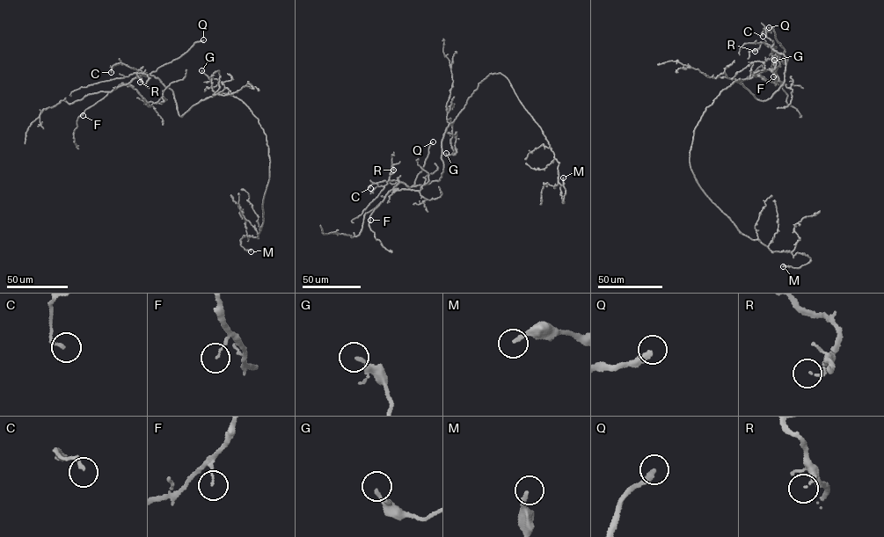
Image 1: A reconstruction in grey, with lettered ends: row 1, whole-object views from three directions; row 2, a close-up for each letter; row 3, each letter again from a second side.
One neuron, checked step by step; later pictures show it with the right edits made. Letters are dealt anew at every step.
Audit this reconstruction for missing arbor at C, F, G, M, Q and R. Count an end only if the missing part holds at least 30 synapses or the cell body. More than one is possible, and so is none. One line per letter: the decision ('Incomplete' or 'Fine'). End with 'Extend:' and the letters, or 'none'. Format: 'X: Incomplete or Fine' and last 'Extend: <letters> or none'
C: Fine
F: Incomplete
G: Fine
M: Incomplete
Q: Fine
R: Fine
Extend: F, M

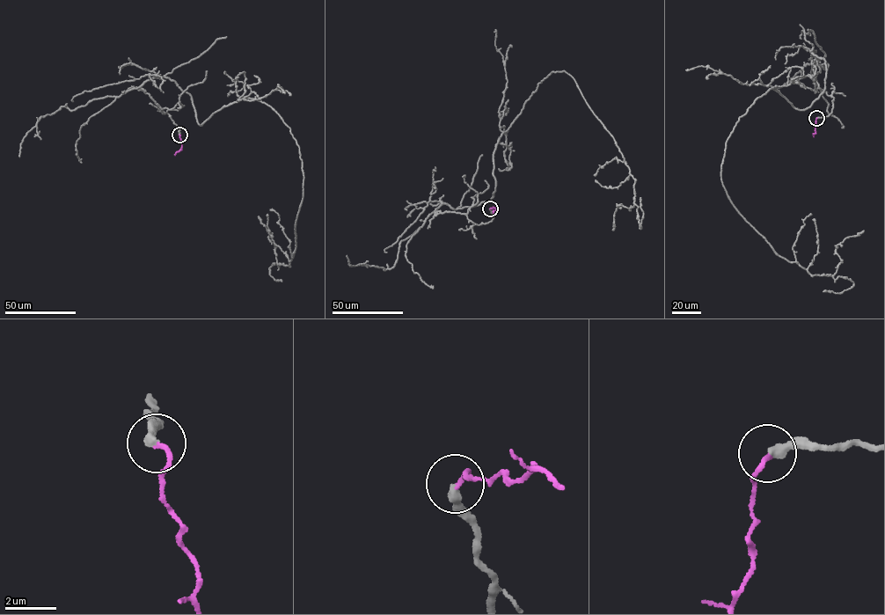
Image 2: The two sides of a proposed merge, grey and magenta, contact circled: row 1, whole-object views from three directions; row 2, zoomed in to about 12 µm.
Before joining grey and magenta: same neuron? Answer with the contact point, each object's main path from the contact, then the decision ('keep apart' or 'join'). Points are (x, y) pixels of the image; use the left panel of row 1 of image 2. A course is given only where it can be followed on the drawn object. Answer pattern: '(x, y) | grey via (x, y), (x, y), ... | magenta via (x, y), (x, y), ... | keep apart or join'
(179, 135) | grey via (179, 135), (145, 82), (172, 79), (201, 126), (244, 98), (276, 112), (303, 176), (289, 266), (259, 215) | magenta via (179, 135), (181, 148), (175, 155) | join

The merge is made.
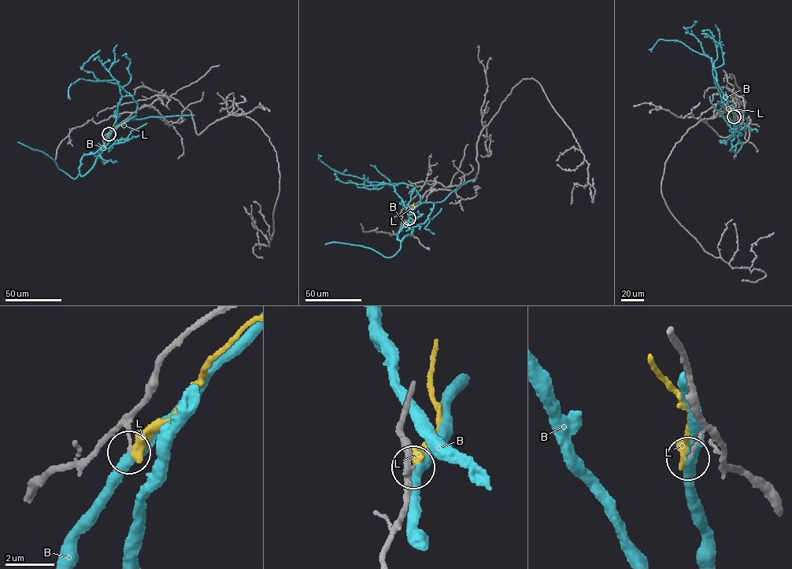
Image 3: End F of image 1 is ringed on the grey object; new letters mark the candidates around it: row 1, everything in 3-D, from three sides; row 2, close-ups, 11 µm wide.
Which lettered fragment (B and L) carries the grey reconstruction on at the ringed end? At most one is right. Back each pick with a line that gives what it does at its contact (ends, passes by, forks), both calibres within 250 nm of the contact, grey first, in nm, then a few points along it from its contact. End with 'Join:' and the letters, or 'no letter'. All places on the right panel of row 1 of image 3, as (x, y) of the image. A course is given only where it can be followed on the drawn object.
Join: no letter

